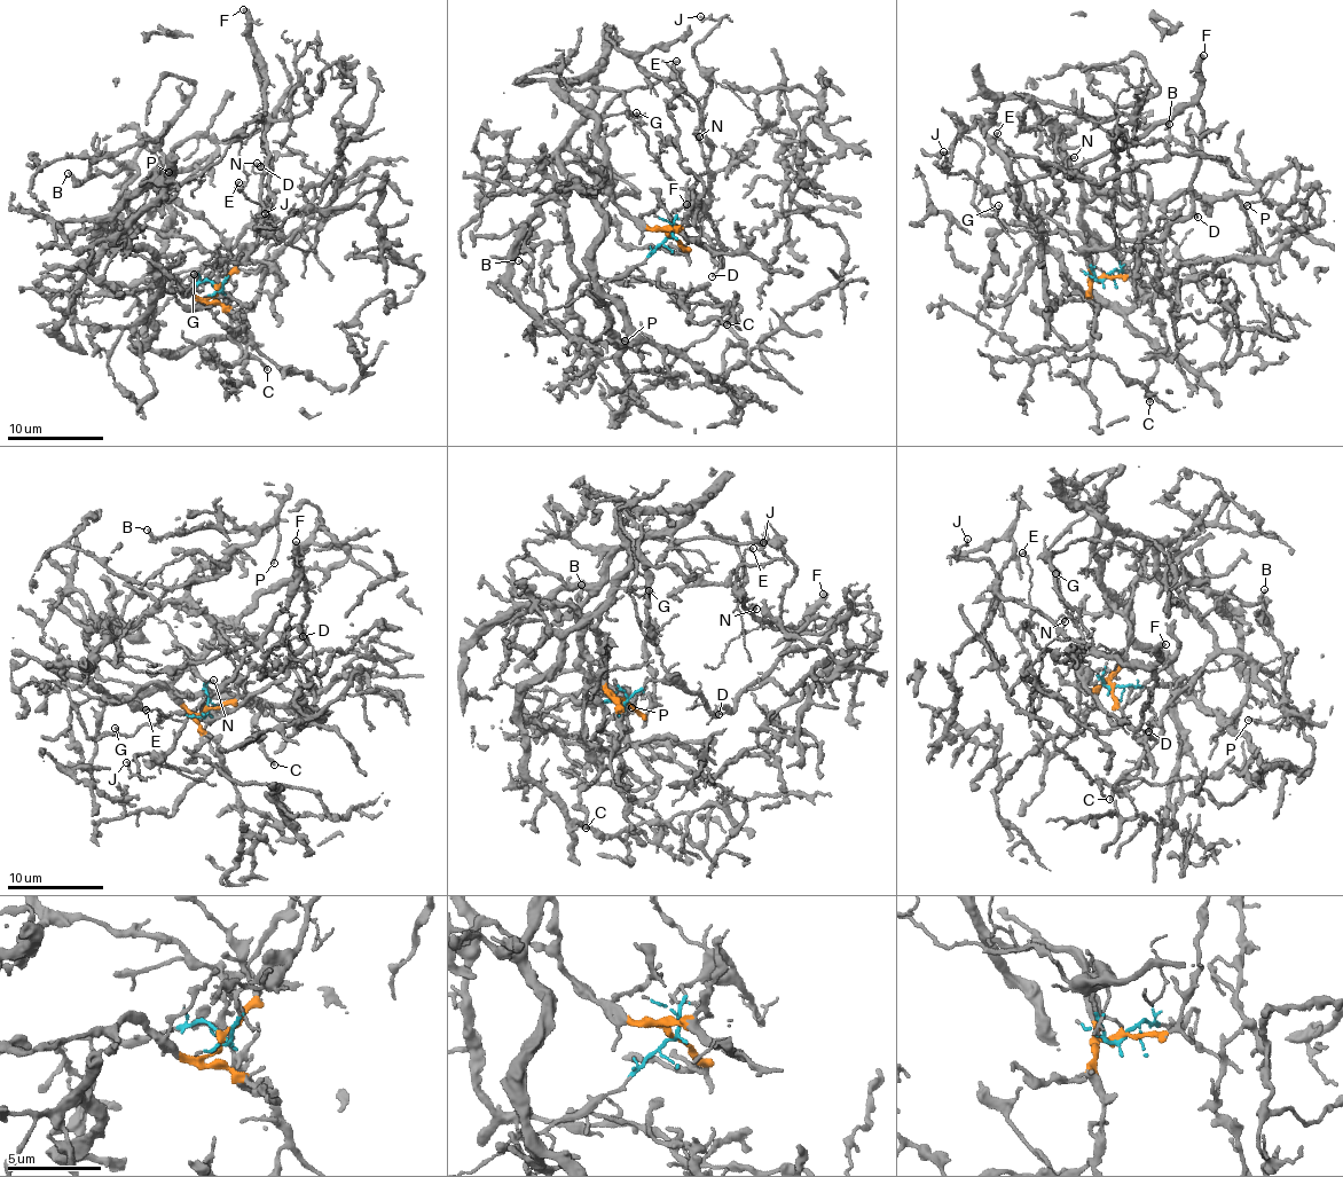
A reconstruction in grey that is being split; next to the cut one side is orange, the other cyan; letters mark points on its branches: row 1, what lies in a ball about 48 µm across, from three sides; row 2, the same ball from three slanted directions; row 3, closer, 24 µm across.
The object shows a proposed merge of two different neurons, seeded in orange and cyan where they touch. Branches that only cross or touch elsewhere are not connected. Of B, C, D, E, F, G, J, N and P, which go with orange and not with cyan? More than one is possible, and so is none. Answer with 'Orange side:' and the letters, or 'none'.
Orange side: B, C, P

